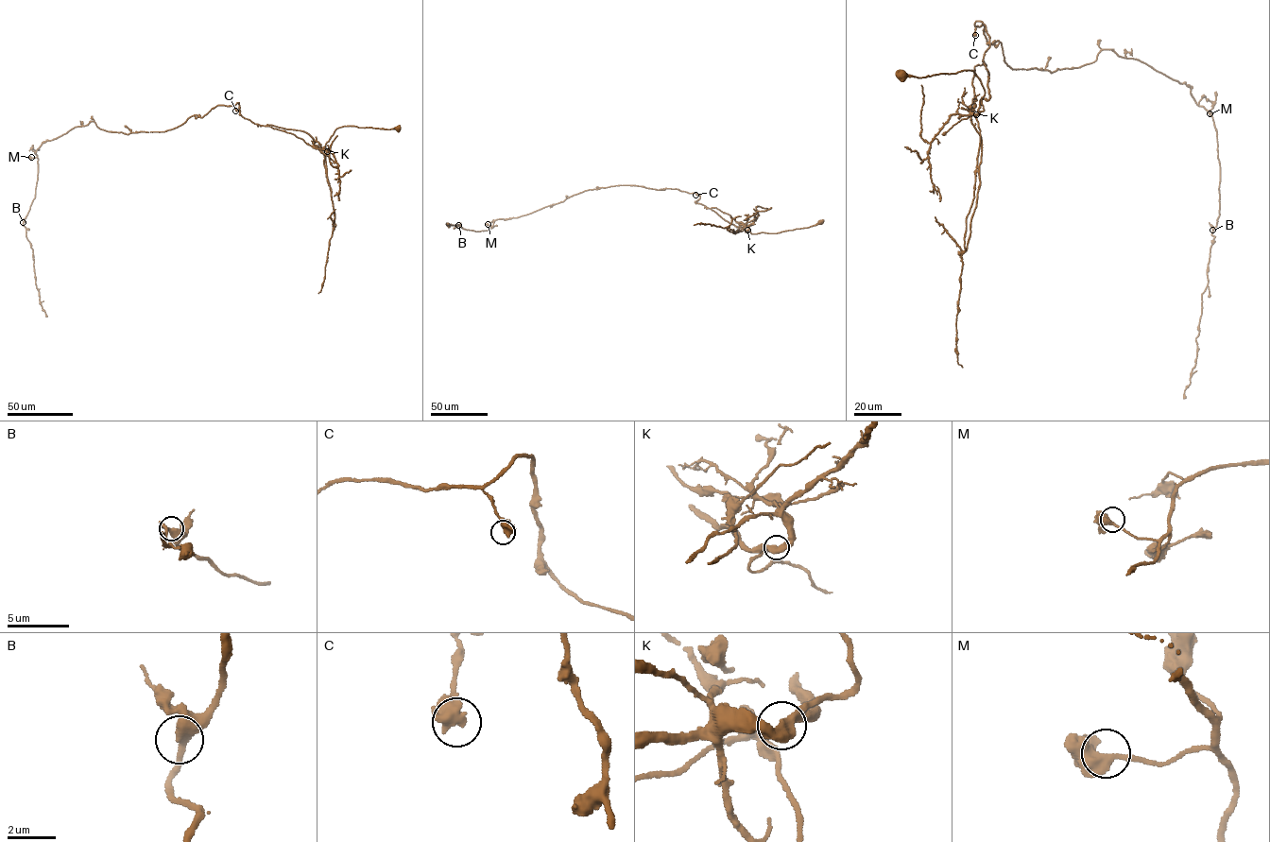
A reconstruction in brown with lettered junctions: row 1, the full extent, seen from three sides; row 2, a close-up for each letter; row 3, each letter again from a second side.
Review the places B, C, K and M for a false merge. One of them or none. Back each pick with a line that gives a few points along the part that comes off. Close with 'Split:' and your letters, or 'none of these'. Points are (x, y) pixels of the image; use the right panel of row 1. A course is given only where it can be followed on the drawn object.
Split: none of these

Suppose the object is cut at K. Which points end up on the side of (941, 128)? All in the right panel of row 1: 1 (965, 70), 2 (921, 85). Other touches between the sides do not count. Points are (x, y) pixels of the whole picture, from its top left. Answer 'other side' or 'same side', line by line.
1: other side
2: same side

